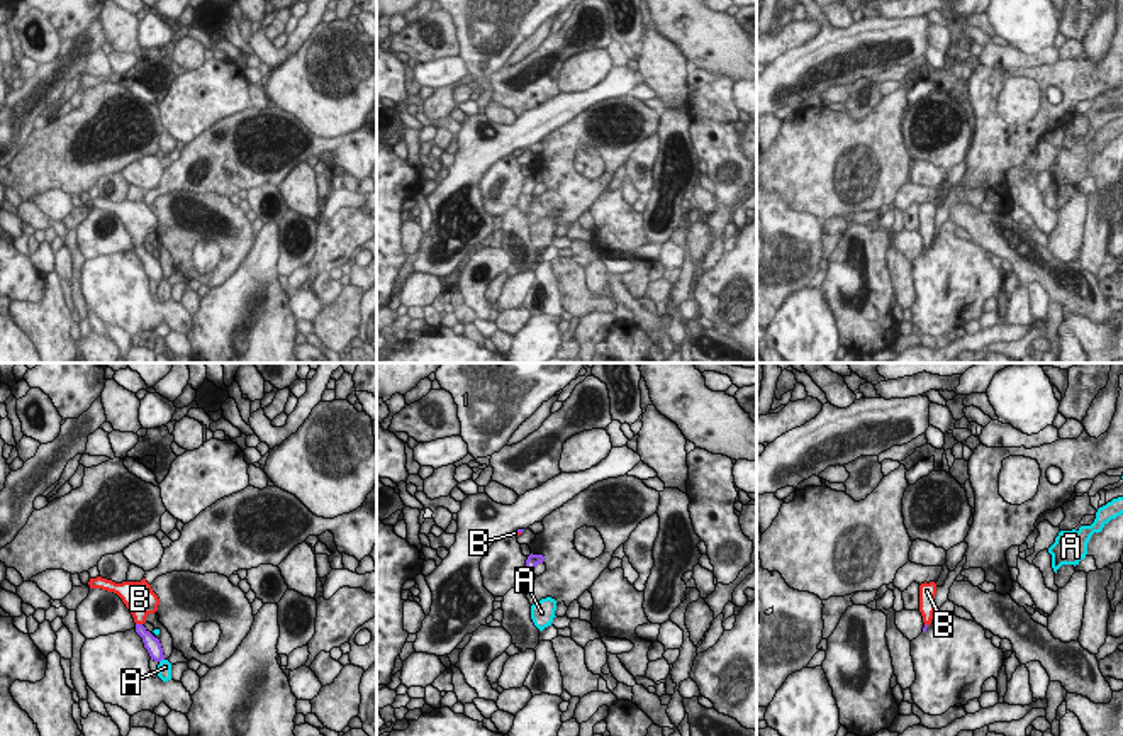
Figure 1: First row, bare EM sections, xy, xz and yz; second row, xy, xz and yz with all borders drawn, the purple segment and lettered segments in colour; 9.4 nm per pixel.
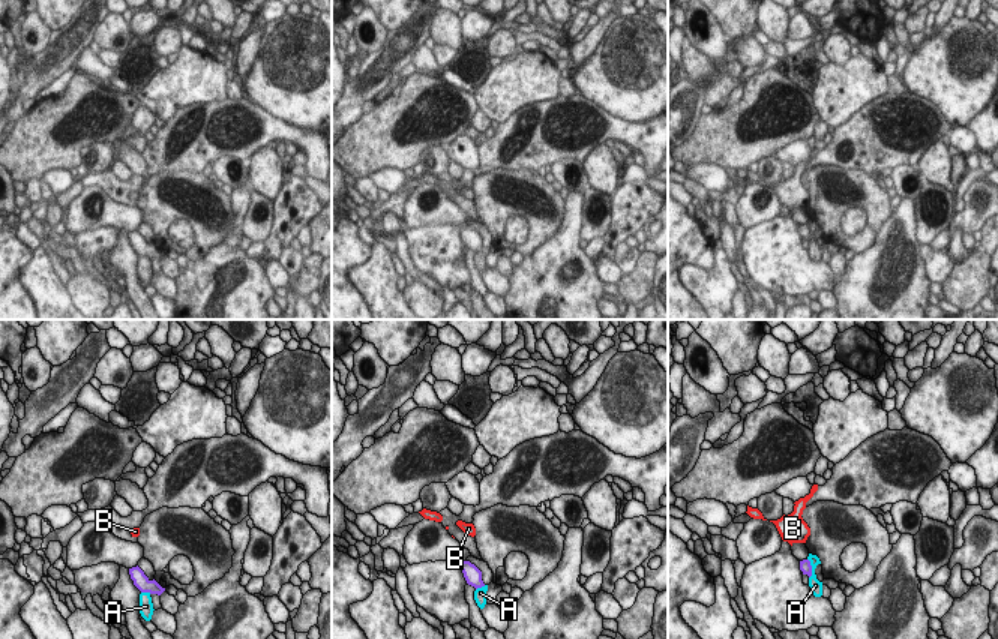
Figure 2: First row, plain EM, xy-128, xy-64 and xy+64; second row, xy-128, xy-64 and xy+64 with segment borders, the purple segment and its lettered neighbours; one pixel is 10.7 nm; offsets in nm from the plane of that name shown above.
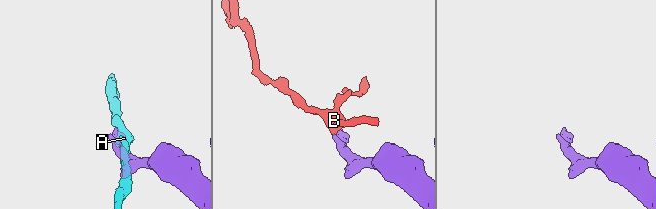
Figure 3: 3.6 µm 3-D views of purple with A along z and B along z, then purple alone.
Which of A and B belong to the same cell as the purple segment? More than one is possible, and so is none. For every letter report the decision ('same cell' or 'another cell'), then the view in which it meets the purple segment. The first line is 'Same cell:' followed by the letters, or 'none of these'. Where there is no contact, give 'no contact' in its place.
Same cell: B
A: another cell; meets purple in xy
B: same cell; meets purple in xy

